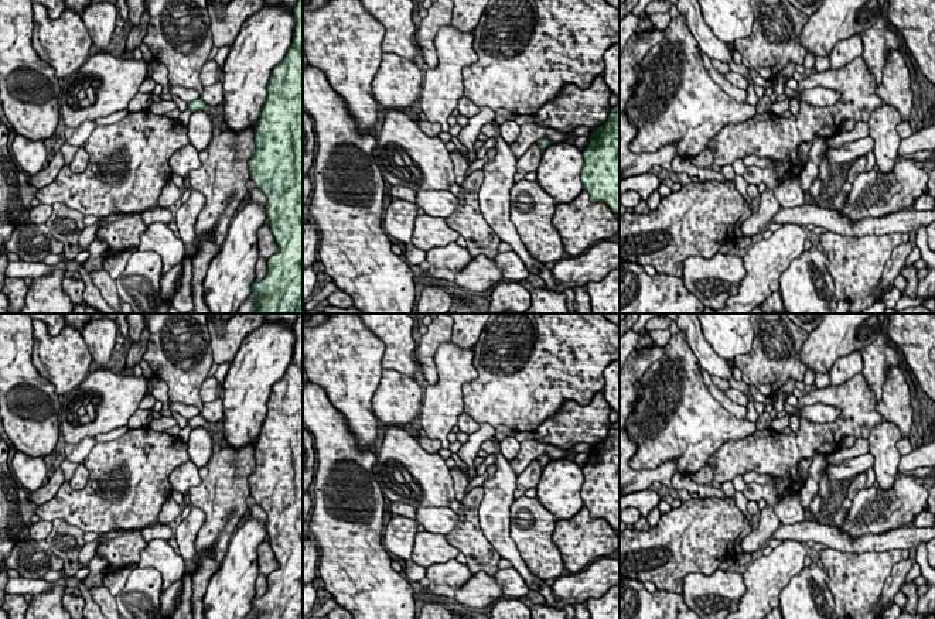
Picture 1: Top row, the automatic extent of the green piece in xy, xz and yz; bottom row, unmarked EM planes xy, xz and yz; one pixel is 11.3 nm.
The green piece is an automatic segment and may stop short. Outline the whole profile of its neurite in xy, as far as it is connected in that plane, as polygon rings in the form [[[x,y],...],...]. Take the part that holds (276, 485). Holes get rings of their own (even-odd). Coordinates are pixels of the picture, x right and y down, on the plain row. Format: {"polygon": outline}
{"polygon": [[[297,314],[297,319],[293,328],[294,328],[294,339],[296,339],[294,349],[293,349],[293,359],[284,376],[272,387],[272,393],[267,400],[267,414],[263,421],[257,441],[255,444],[256,466],[253,473],[248,479],[250,496],[255,499],[256,505],[259,505],[266,512],[266,516],[267,516],[266,531],[267,531],[270,546],[279,562],[279,568],[267,575],[266,594],[260,598],[255,598],[252,602],[250,612],[256,613],[256,619],[303,619],[303,314]]]}

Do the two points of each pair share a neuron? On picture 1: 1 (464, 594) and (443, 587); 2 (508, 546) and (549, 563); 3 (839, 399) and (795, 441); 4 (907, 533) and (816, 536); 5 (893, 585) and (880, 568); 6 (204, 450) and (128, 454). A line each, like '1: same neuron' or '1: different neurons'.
1: different neurons
2: different neurons
3: same neuron
4: same neuron
5: different neurons
6: different neurons

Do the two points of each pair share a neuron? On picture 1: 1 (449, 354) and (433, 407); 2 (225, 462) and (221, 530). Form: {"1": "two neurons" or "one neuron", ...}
{"1": "one neuron", "2": "one neuron"}

